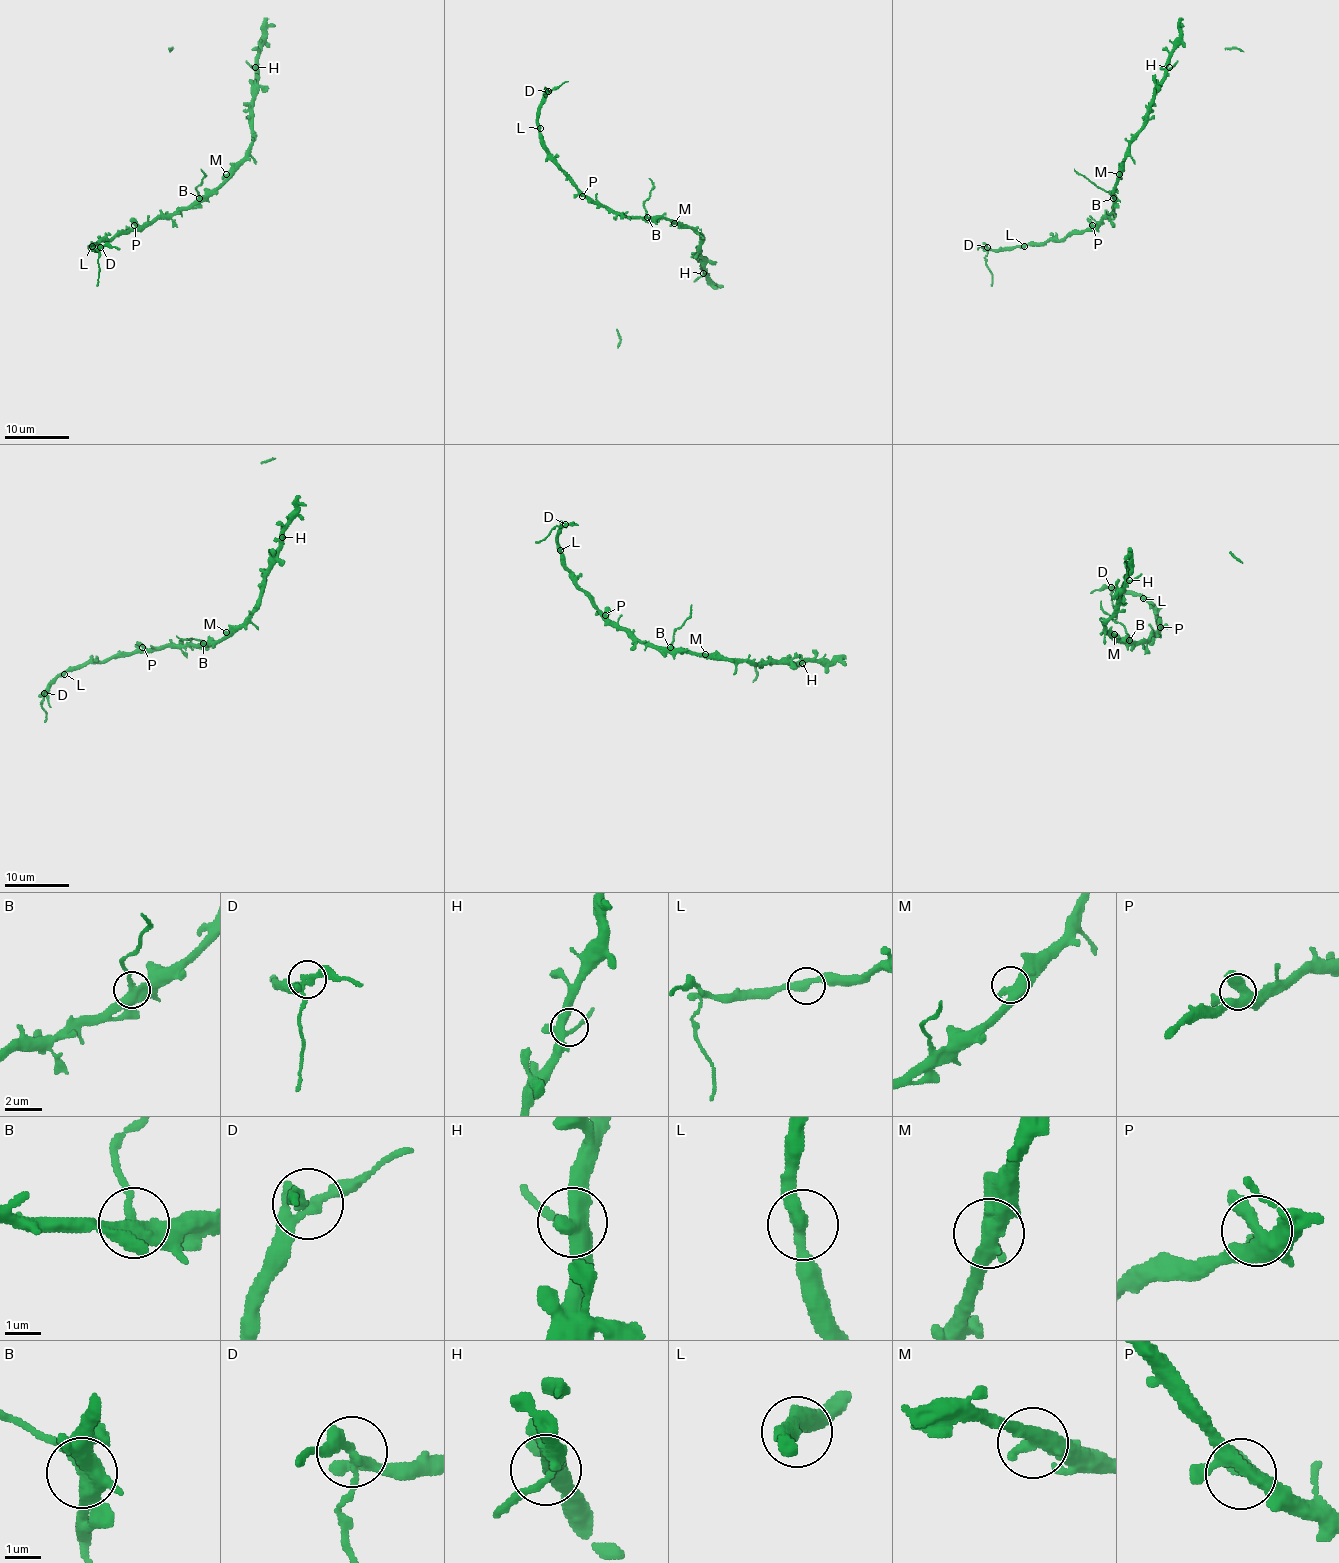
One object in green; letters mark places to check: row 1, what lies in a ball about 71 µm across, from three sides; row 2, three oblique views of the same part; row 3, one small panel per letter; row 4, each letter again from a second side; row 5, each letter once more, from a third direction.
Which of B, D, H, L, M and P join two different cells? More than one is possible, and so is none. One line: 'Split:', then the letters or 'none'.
Split: B, D

